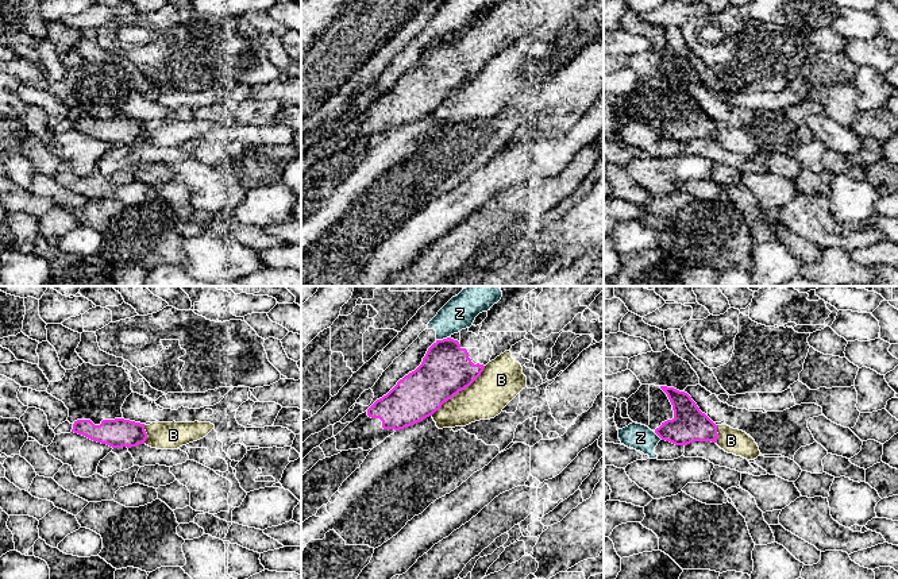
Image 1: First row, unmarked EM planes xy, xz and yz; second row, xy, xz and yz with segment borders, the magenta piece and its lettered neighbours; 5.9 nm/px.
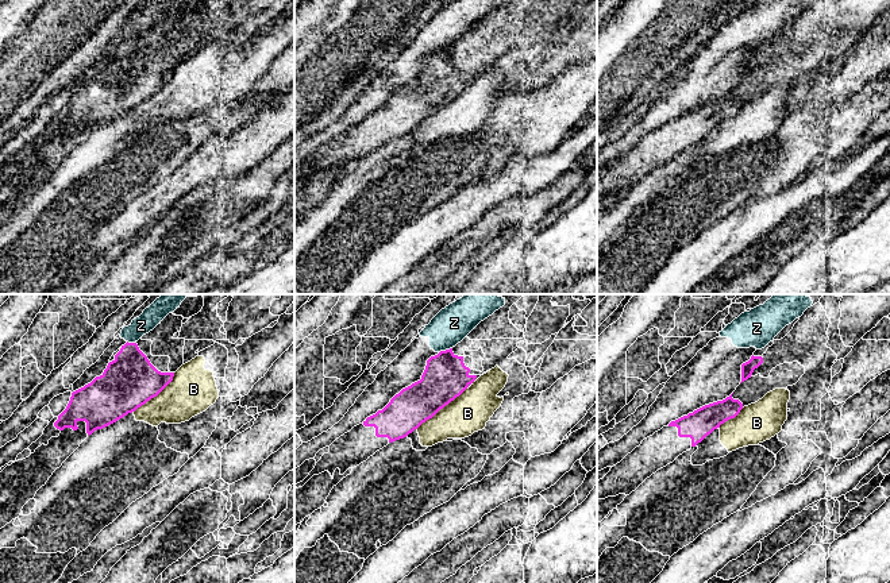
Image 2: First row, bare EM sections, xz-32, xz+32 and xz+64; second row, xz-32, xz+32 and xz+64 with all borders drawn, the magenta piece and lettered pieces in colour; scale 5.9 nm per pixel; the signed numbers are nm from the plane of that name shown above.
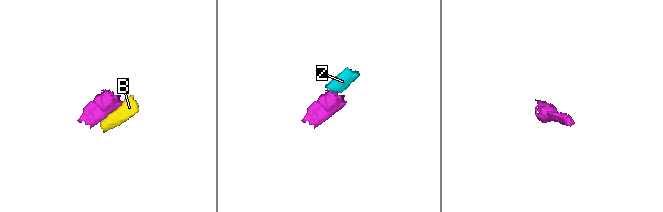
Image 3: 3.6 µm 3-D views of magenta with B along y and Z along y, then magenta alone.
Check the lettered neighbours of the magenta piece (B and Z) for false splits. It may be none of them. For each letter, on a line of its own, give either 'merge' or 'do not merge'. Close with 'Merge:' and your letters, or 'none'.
B: do not merge
Z: do not merge
Merge: none

